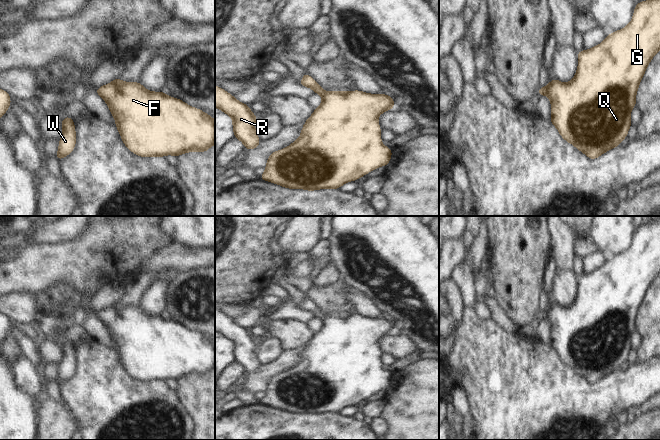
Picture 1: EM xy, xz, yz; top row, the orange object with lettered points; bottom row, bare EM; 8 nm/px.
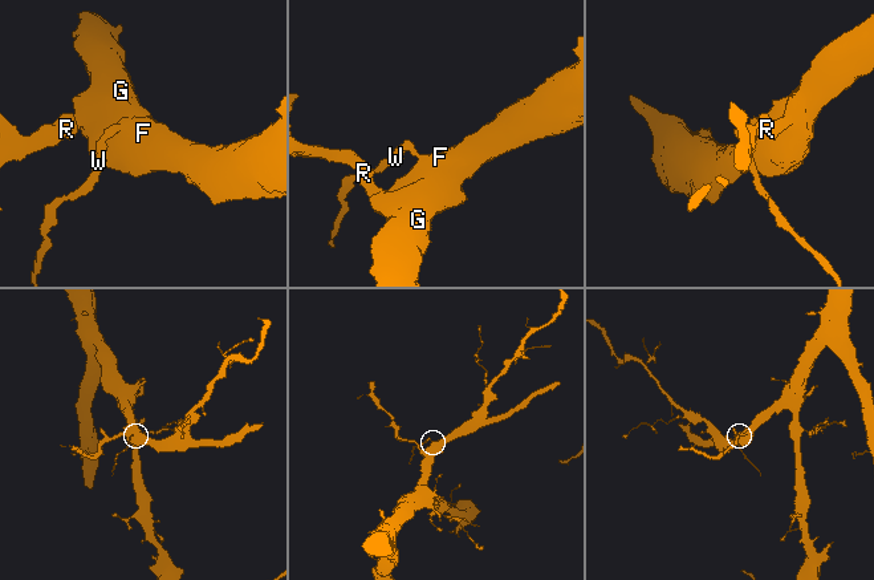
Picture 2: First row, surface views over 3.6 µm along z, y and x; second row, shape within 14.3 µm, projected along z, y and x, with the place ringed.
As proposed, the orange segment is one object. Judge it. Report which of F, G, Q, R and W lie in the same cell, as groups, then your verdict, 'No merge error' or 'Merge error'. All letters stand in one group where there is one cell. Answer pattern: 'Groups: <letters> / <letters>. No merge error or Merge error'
Groups: F G Q R W. No merge error.

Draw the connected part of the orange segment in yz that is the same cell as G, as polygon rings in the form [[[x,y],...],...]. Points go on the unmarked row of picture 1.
[[[660,216],[653,220],[650,224],[637,227],[632,244],[625,252],[608,258],[606,263],[595,271],[577,276],[578,292],[572,305],[562,307],[554,301],[546,311],[540,311],[536,315],[541,321],[545,318],[549,321],[550,346],[557,352],[561,361],[591,384],[620,370],[632,350],[630,337],[636,330],[636,317],[640,305],[648,288],[660,275]]]

